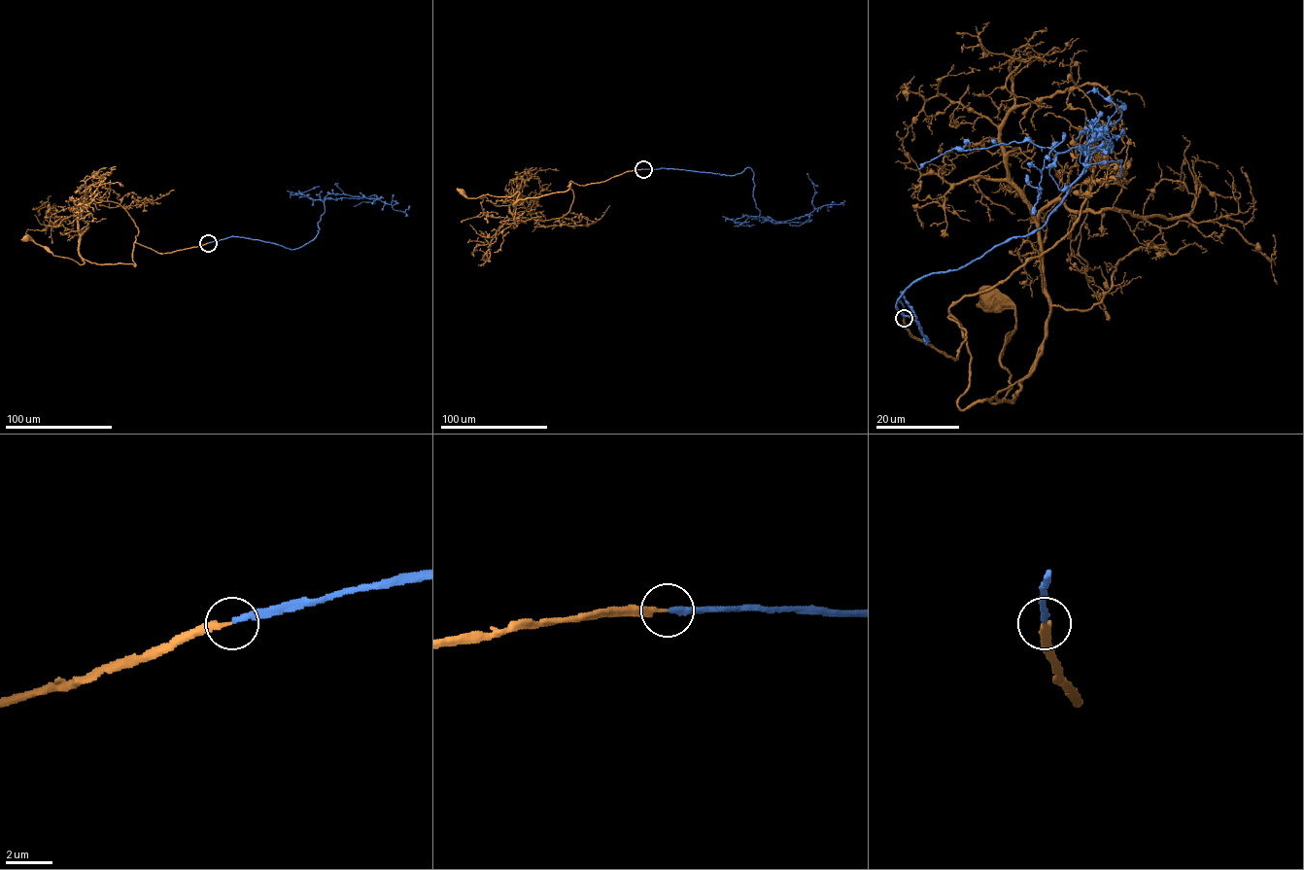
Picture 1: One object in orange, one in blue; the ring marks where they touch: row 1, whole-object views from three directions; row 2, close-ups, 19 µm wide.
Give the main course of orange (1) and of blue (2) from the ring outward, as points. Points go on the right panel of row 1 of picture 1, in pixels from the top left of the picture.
1: (903, 318), (954, 359), (966, 330), (957, 405), (1012, 400), (992, 296)
2: (903, 318), (902, 294), (926, 343), (897, 299), (1040, 228), (1105, 130), (1052, 158), (1039, 198), (1026, 175)

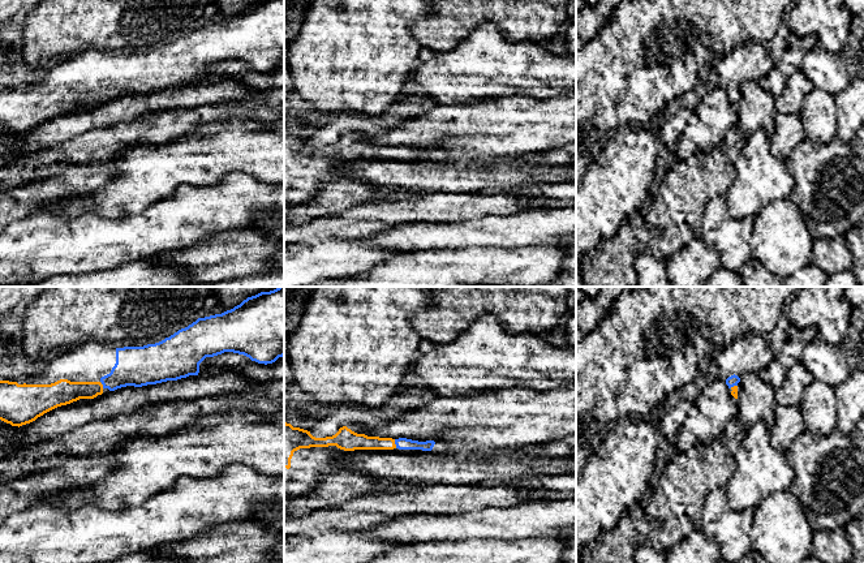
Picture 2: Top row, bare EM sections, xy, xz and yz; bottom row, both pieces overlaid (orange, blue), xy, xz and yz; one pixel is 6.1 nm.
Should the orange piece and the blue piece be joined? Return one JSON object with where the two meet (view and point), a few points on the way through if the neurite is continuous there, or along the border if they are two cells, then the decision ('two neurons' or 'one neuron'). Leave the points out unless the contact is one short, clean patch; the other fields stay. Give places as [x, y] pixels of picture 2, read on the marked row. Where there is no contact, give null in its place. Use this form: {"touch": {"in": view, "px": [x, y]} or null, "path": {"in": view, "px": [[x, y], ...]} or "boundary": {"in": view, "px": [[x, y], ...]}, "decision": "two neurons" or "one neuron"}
{"touch": {"in": "xz", "px": [394, 443]}, "path": {"in": "xz", "px": [[353, 441], [394, 443], [402, 443]]}, "decision": "one neuron"}

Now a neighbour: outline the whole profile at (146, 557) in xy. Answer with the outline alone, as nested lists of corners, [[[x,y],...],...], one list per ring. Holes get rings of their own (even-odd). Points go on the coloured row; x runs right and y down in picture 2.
[[[145,551],[145,553],[128,554],[122,558],[107,563],[186,563],[186,560],[171,558],[169,555],[160,553]]]

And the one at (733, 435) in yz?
[[[735,417],[726,425],[726,429],[719,440],[731,454],[734,454],[739,448],[744,434],[745,426],[738,417]]]

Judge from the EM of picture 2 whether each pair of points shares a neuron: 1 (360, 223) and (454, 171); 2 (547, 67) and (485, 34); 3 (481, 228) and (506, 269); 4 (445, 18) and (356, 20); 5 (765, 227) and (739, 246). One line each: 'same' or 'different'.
1: different
2: same
3: different
4: different
5: different

